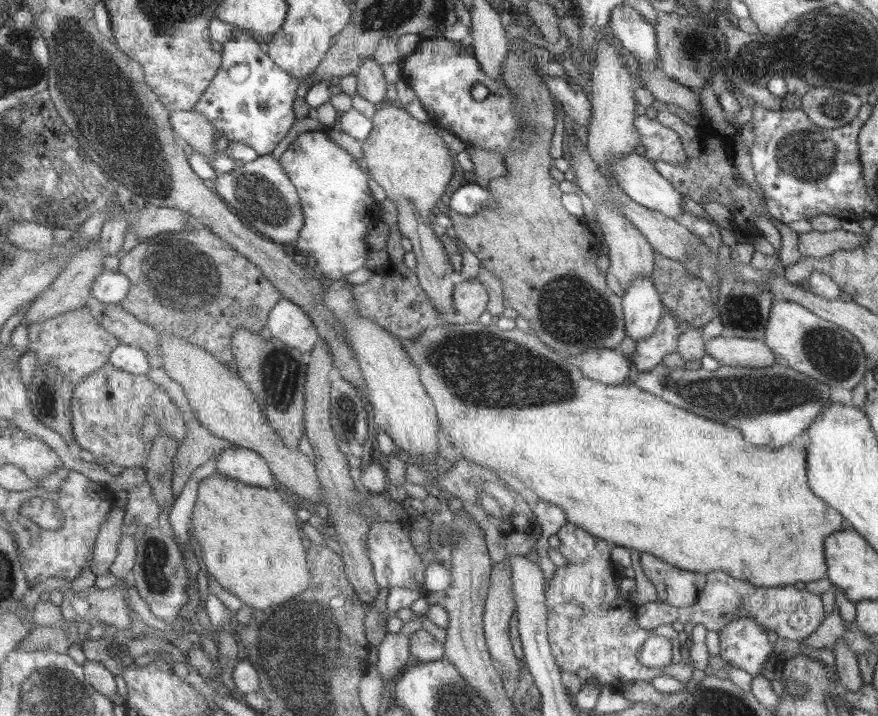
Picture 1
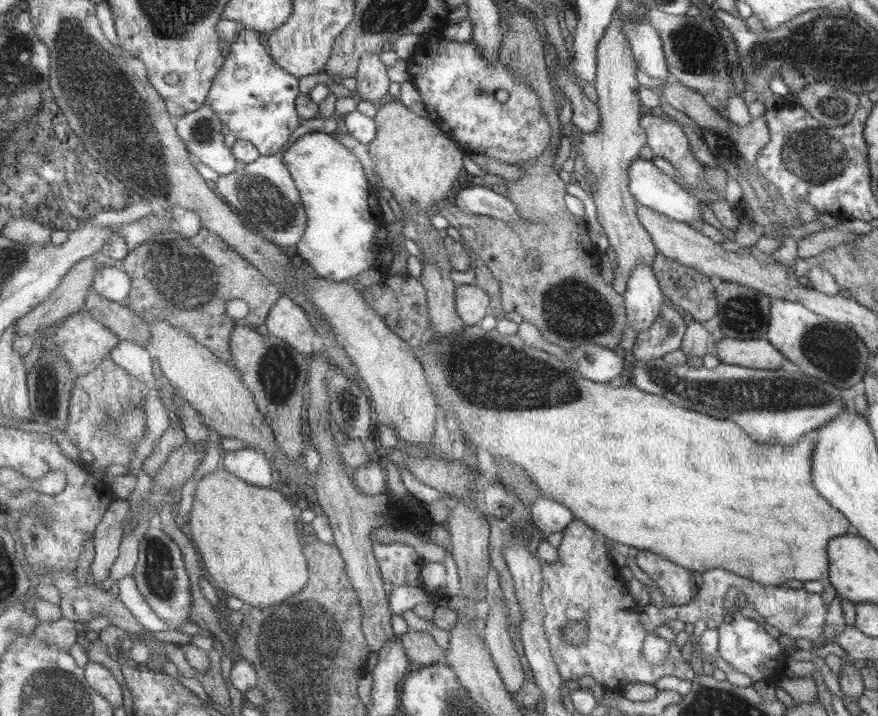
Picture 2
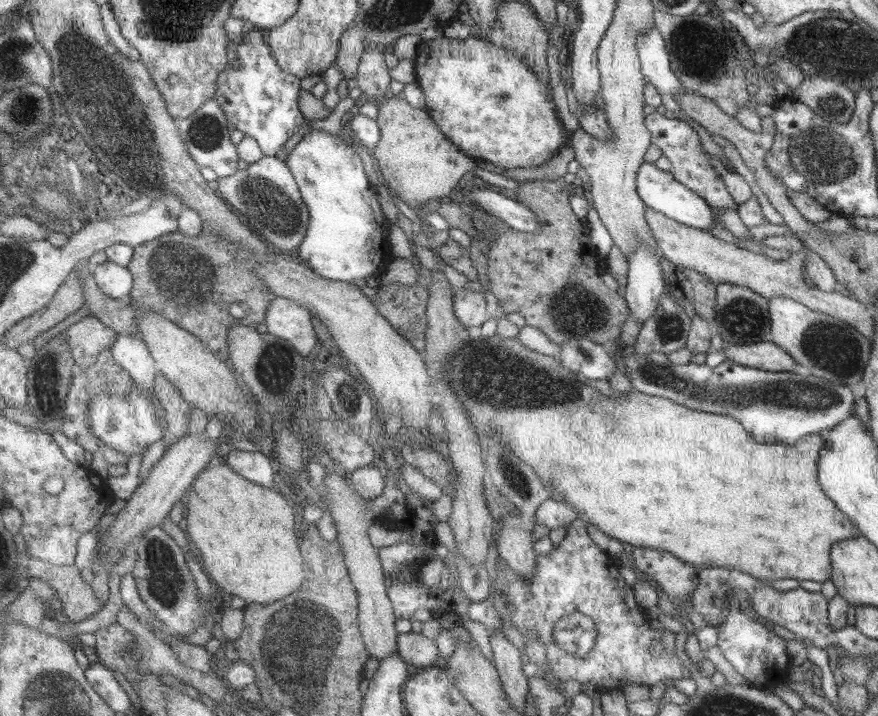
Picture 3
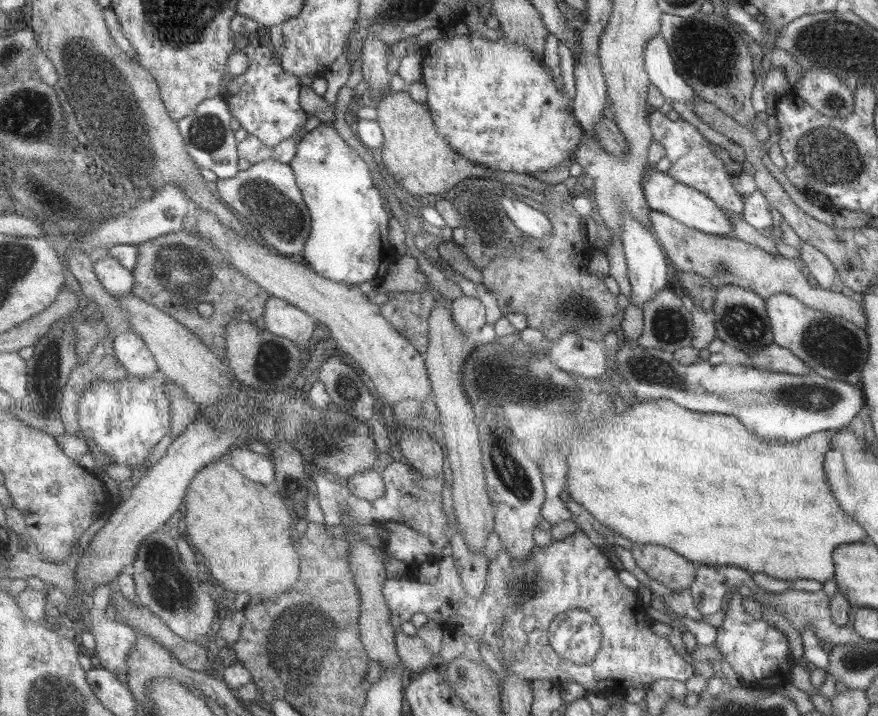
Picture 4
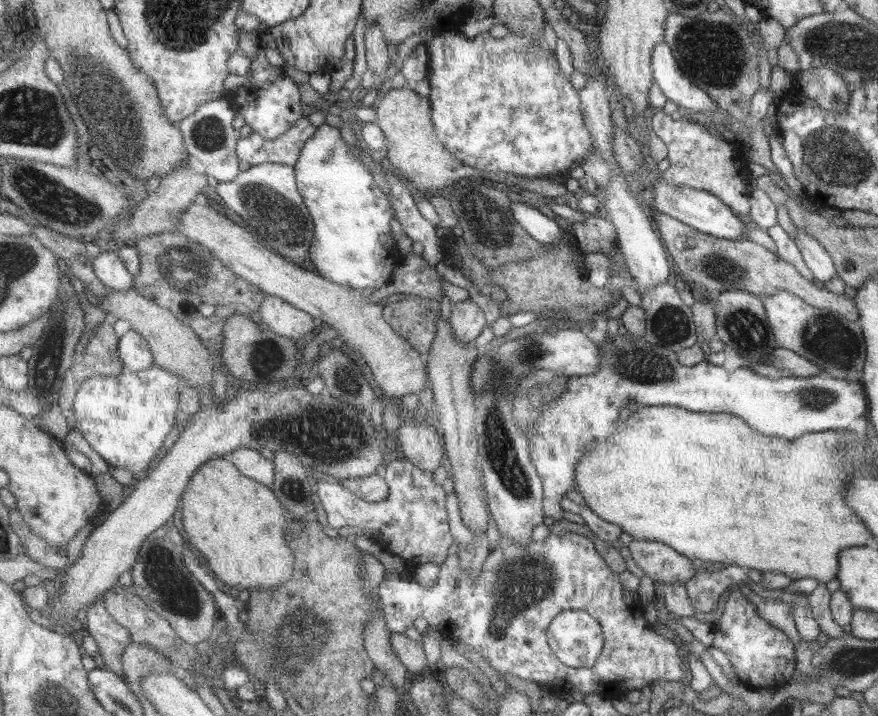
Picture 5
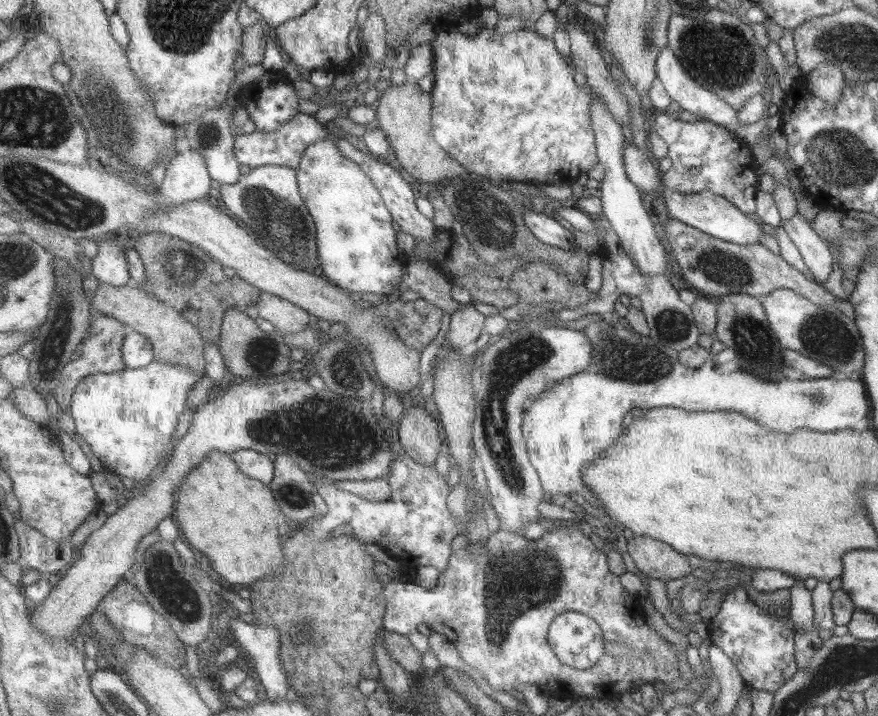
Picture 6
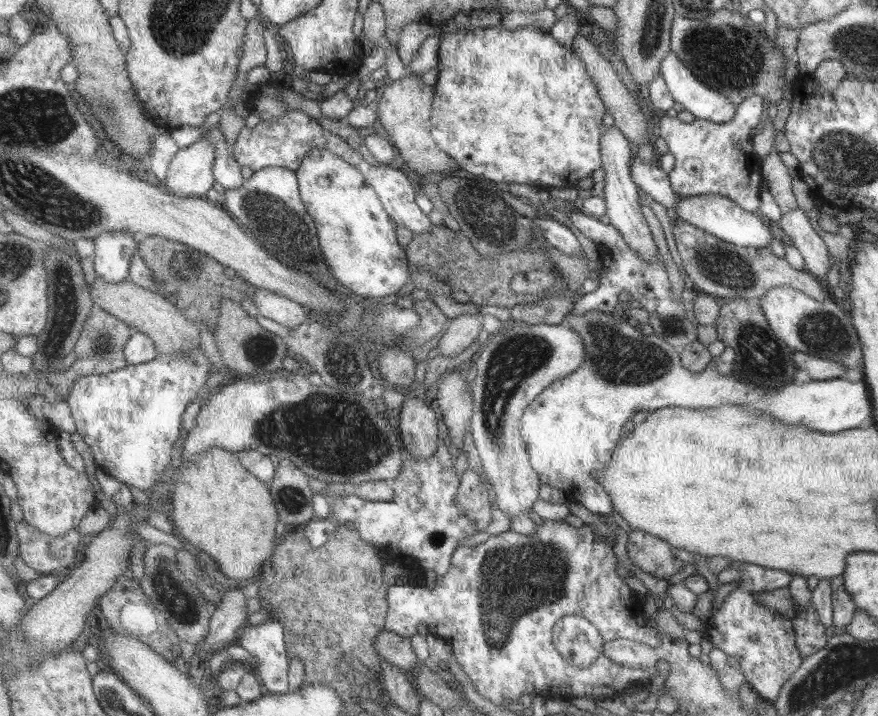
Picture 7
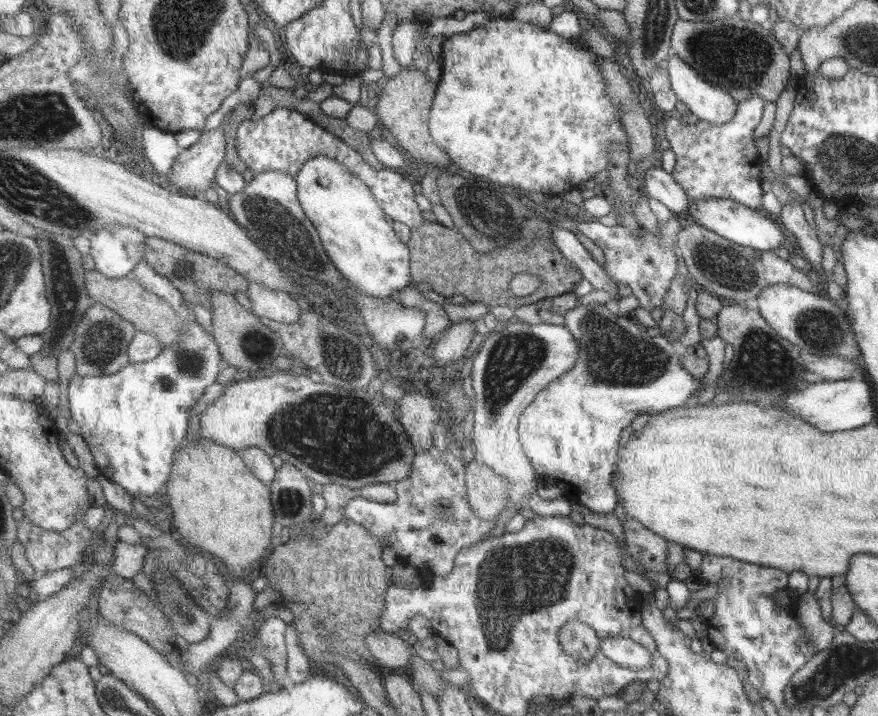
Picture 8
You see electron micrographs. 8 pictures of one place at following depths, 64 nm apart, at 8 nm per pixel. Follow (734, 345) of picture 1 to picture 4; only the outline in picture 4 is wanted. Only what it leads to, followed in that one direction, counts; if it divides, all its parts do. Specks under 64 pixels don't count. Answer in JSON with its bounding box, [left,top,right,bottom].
[747,344,811,376]

